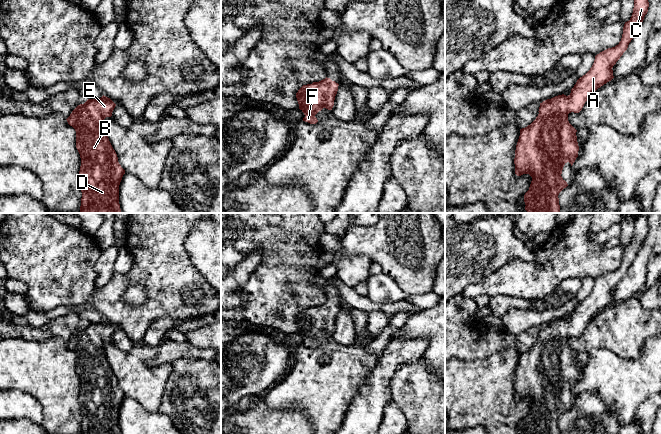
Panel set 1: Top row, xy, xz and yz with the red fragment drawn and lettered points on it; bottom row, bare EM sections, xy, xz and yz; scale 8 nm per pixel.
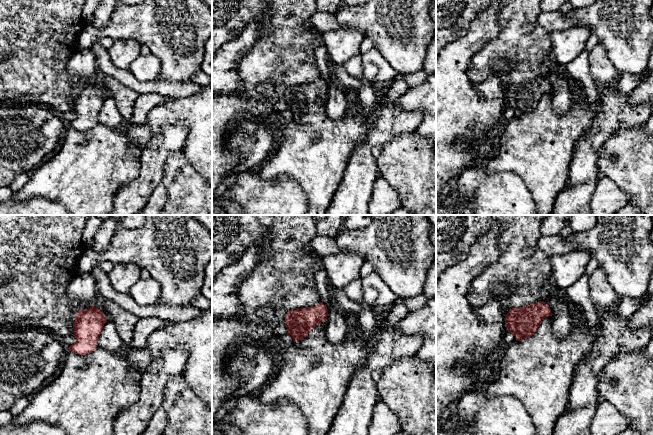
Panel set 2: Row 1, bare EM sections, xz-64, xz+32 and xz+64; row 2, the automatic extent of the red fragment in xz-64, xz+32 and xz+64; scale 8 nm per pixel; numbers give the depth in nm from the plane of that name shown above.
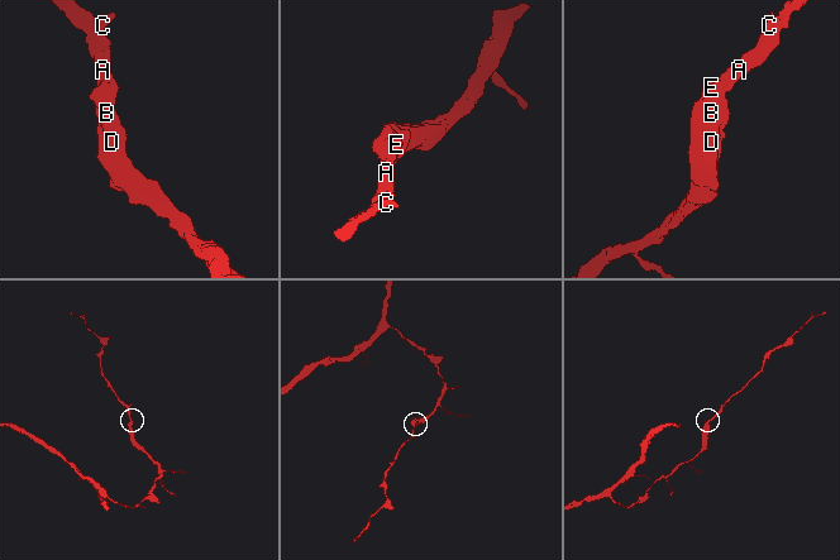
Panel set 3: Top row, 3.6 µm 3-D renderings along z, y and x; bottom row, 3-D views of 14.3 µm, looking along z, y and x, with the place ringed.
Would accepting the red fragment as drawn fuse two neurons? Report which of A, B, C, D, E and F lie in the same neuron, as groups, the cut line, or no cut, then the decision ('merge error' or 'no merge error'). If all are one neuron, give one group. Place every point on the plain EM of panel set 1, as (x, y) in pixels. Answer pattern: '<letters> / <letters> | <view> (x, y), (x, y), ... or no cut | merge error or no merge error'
A B C D E F | no cut | no merge error

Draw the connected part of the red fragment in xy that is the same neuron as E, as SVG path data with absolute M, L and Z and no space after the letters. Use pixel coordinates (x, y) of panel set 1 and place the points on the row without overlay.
M108 321L88 323L78 329L66 343L76 355L76 372L80 378L81 390L79 402L81 404L80 434L121 434L119 428L119 409L125 394L118 386L105 355L104 343L111 341L116 328Z

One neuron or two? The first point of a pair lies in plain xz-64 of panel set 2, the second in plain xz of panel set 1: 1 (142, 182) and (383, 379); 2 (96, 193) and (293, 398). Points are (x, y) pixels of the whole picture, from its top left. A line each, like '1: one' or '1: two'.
1: one
2: one

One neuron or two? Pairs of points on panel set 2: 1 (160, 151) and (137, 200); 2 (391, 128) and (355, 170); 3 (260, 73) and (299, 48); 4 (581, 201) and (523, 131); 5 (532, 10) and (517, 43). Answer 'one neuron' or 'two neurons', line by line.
1: one neuron
2: one neuron
3: one neuron
4: two neurons
5: one neuron

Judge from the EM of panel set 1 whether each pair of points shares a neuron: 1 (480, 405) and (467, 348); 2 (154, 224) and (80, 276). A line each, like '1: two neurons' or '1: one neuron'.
1: two neurons
2: two neurons

